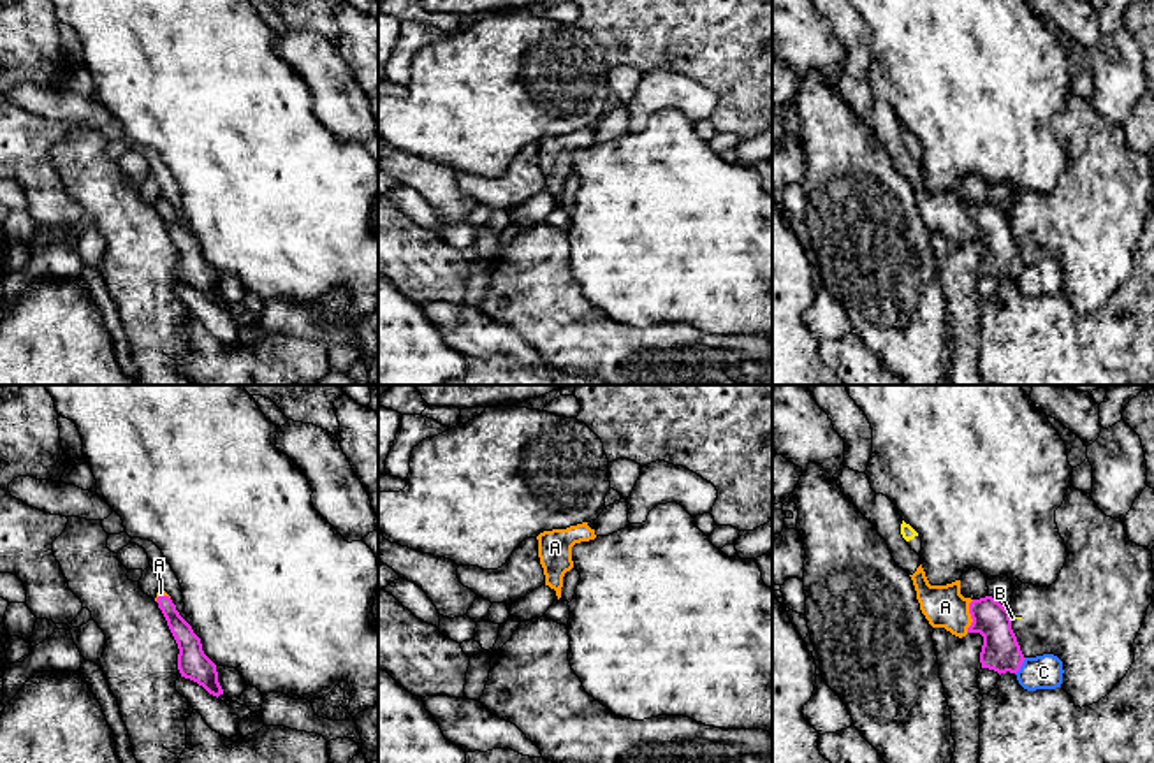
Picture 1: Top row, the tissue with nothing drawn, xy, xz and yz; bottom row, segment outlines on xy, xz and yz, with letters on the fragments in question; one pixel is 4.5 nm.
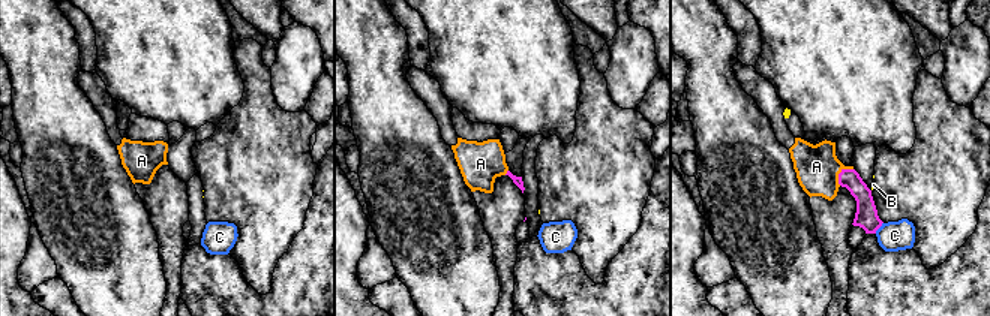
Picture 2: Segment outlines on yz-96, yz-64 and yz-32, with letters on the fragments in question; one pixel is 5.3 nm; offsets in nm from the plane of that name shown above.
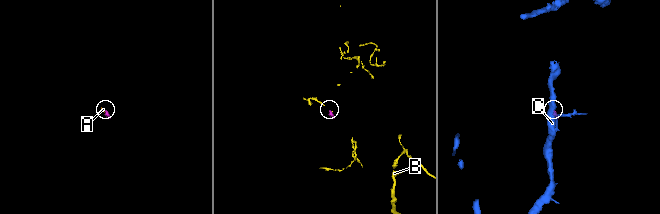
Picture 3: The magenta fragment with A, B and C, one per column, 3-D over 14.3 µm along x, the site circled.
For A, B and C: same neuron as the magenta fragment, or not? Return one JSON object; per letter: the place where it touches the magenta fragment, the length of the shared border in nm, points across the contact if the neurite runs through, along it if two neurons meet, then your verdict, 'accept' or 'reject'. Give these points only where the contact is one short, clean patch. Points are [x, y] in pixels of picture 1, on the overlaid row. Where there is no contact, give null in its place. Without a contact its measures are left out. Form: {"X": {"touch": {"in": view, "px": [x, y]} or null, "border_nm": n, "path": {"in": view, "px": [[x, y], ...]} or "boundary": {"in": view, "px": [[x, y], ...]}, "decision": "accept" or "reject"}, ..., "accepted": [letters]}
{"A": {"touch": {"in": "yz", "px": [971, 616]}, "border_nm": 160, "path": {"in": "yz", "px": [[1001, 653], [1000, 642], [971, 616], [959, 616], [945, 607]]}, "decision": "accept"}, "B": {"touch": {"in": "yz", "px": [1008, 614]}, "border_nm": 60, "boundary": {"in": "yz", "px": [[1007, 609], [1012, 619]]}, "decision": "reject"}, "C": {"touch": {"in": "yz", "px": [1021, 665]}, "border_nm": 90, "boundary": {"in": "yz", "px": [[1026, 658], [1015, 674]]}, "decision": "reject"}, "accepted": ["A"]}

